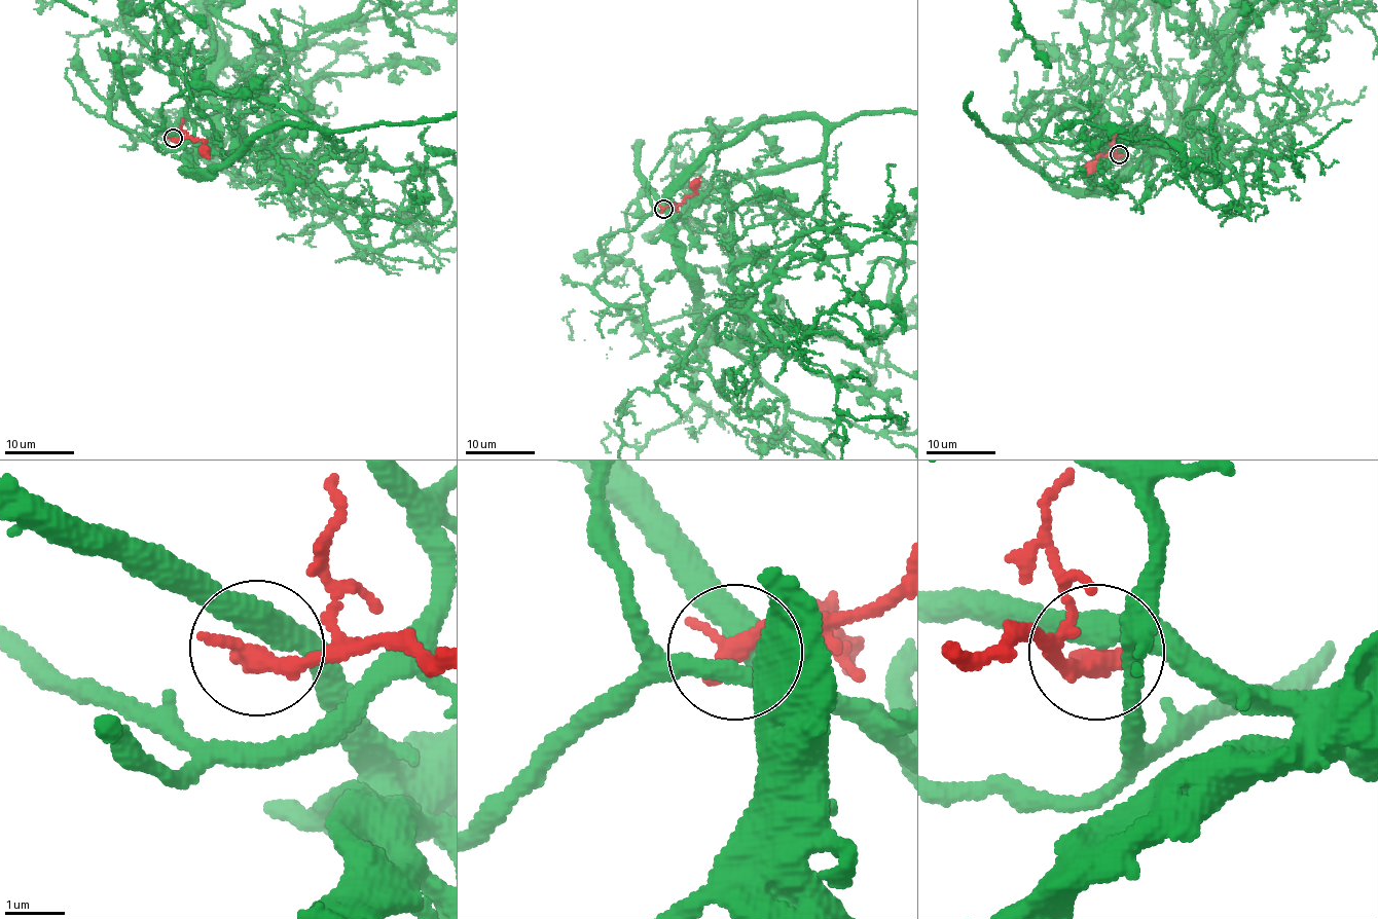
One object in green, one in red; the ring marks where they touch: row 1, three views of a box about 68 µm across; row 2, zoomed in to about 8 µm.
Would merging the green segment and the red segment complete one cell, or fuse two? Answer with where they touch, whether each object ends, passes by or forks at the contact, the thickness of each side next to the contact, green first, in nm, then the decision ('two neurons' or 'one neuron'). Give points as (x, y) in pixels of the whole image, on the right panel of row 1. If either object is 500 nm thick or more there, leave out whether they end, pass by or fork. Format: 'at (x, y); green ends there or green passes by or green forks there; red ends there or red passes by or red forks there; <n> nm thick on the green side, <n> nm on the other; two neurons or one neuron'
at (1119, 154); green passes by; red ends there; 420 nm thick on the green side, 400 nm on the other; two neurons

